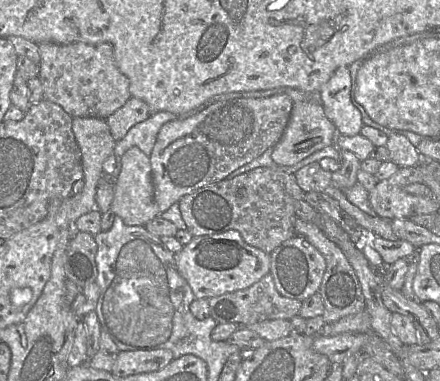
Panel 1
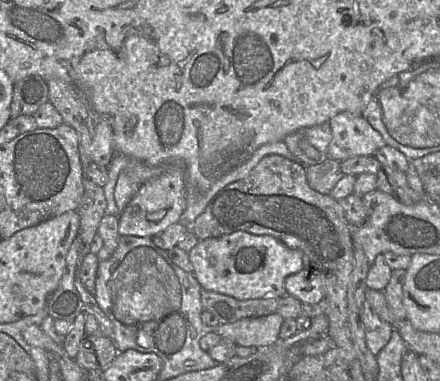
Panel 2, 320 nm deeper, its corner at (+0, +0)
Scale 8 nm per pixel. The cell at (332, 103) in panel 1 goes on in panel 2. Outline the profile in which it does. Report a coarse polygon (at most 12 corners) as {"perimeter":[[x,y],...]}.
{"perimeter":[[362,115],[328,123],[328,158],[375,156],[386,145]]}

